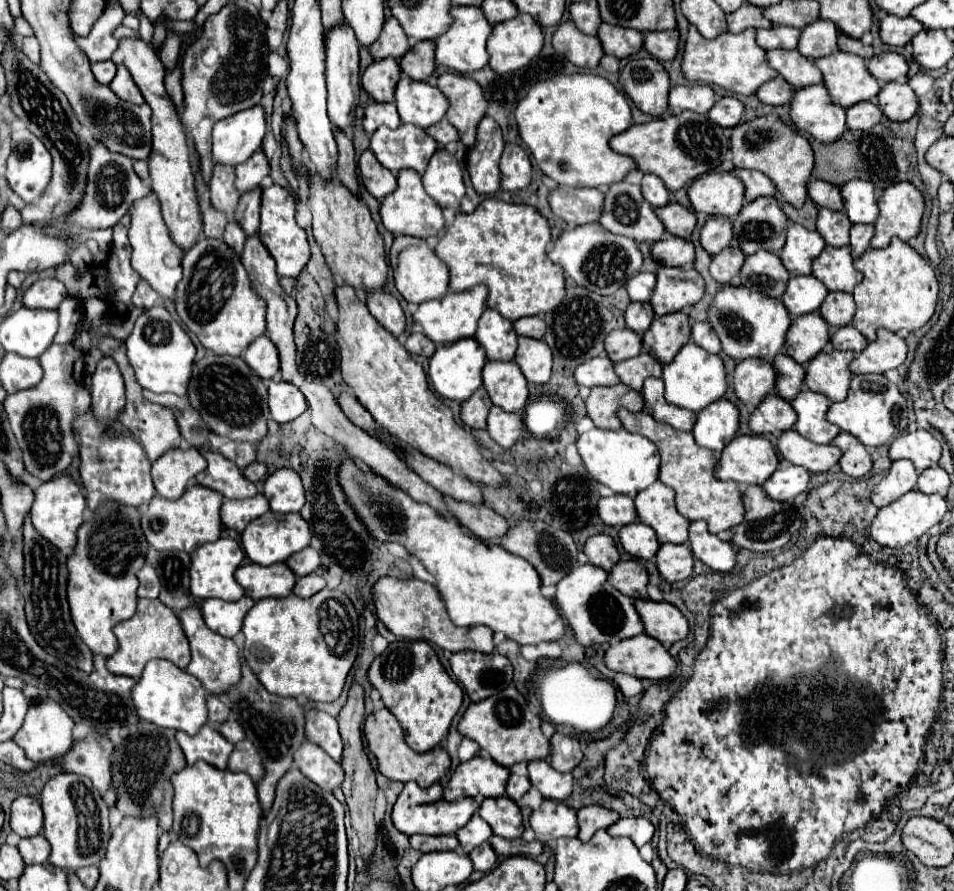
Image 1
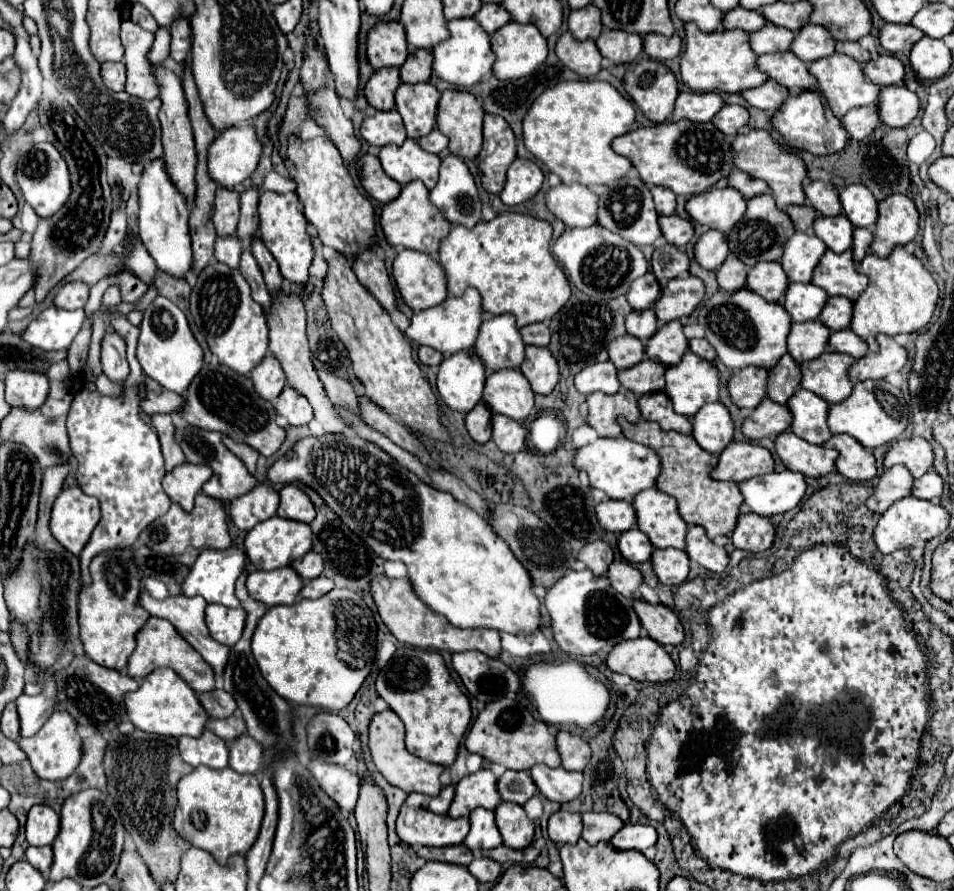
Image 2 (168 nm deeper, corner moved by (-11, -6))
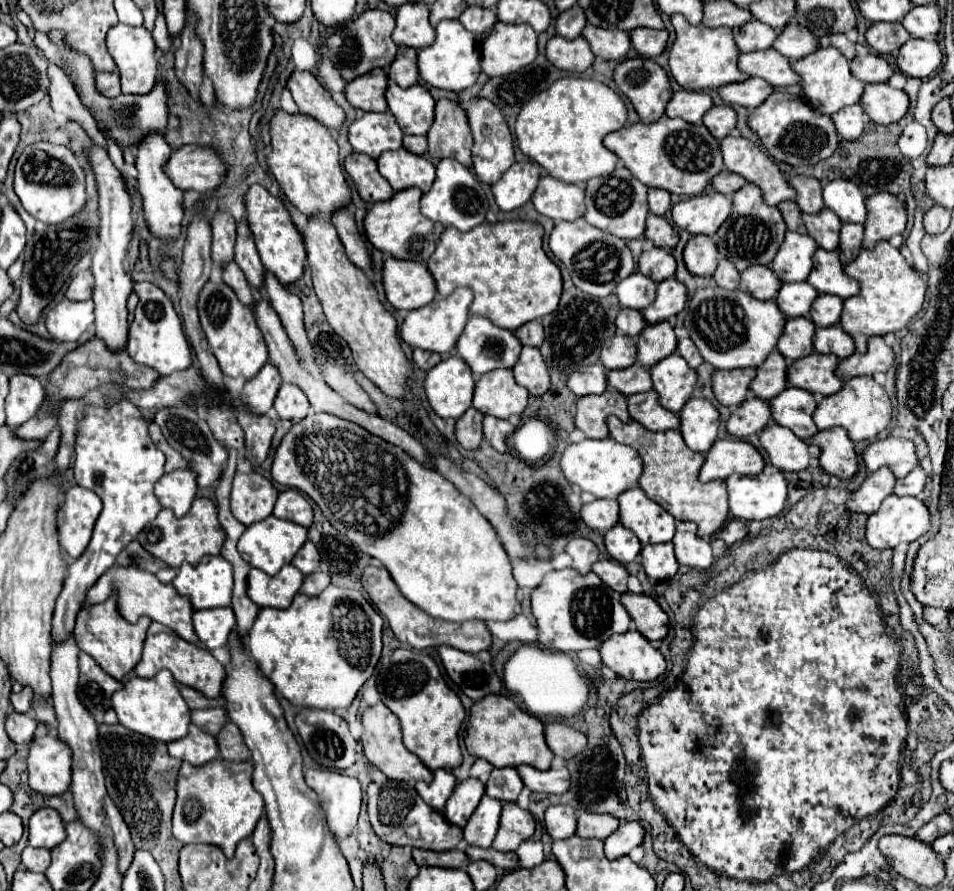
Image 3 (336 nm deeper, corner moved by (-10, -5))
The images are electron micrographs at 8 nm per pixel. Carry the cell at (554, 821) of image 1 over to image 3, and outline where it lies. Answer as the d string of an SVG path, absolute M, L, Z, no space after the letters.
M570 805L548 807L544 825L552 839L566 839L576 831L576 813Z

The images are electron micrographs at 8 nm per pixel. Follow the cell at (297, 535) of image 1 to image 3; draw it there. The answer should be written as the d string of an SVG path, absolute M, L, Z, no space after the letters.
M270 515L264 521L258 521L258 523L252 523L250 527L246 527L244 535L238 541L238 551L240 551L242 559L248 561L252 567L256 567L268 575L276 575L286 563L292 561L292 557L306 543L306 539L308 539L308 529Z

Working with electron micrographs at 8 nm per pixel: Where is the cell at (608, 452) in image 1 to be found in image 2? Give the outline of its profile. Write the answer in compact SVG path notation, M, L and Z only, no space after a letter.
M625 436L619 438L597 438L595 442L581 446L575 450L573 456L575 470L583 470L589 476L589 484L593 488L603 490L607 496L615 500L626 500L631 502L635 494L639 494L645 488L655 486L655 480L661 472L661 460L659 456L633 440L627 440Z

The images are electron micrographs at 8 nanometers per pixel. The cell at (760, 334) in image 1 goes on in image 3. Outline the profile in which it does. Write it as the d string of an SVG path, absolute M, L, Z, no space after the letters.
M722 287L700 289L688 301L688 313L684 327L690 331L690 339L700 349L704 361L712 363L716 369L744 369L758 367L766 361L770 351L776 347L786 317L778 311L774 301L758 301L740 289L728 291Z

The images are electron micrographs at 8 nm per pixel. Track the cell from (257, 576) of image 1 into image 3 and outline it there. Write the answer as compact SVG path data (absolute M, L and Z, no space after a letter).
M284 565L276 575L266 575L260 569L248 573L248 597L258 607L286 609L298 593L304 575L294 565Z

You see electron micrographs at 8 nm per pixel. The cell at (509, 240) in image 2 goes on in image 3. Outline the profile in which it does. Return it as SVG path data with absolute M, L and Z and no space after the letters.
M532 221L482 223L466 233L446 227L436 243L434 255L428 259L428 269L442 297L458 287L470 287L474 291L472 315L486 315L498 327L516 331L522 323L542 319L556 311L562 295L560 269L544 253L542 237L544 227Z

